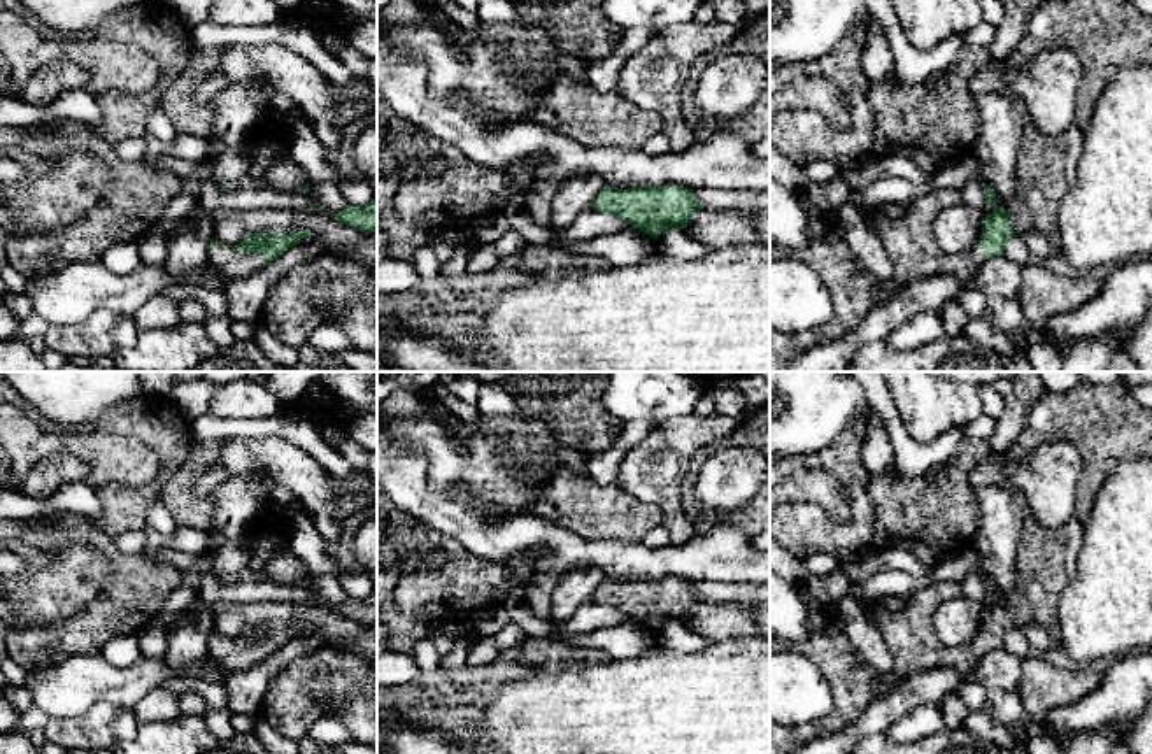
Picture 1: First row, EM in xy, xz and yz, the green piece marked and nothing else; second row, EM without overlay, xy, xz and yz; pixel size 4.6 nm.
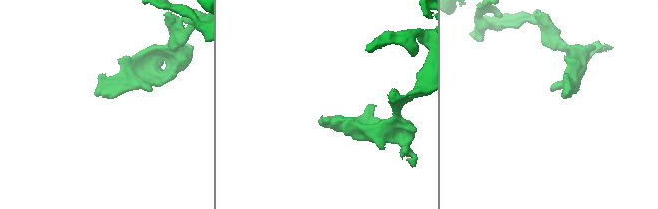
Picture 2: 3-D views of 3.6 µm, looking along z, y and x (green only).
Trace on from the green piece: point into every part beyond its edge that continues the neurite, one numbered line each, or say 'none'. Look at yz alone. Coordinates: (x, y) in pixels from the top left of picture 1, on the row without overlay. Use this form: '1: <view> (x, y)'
1: yz (909, 633)

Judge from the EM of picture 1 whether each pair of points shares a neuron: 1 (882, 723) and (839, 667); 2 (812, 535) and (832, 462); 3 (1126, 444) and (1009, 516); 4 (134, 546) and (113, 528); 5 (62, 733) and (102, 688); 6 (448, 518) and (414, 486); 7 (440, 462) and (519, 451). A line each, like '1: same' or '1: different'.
1: different
2: same
3: different
4: different
5: different
6: same
7: same

